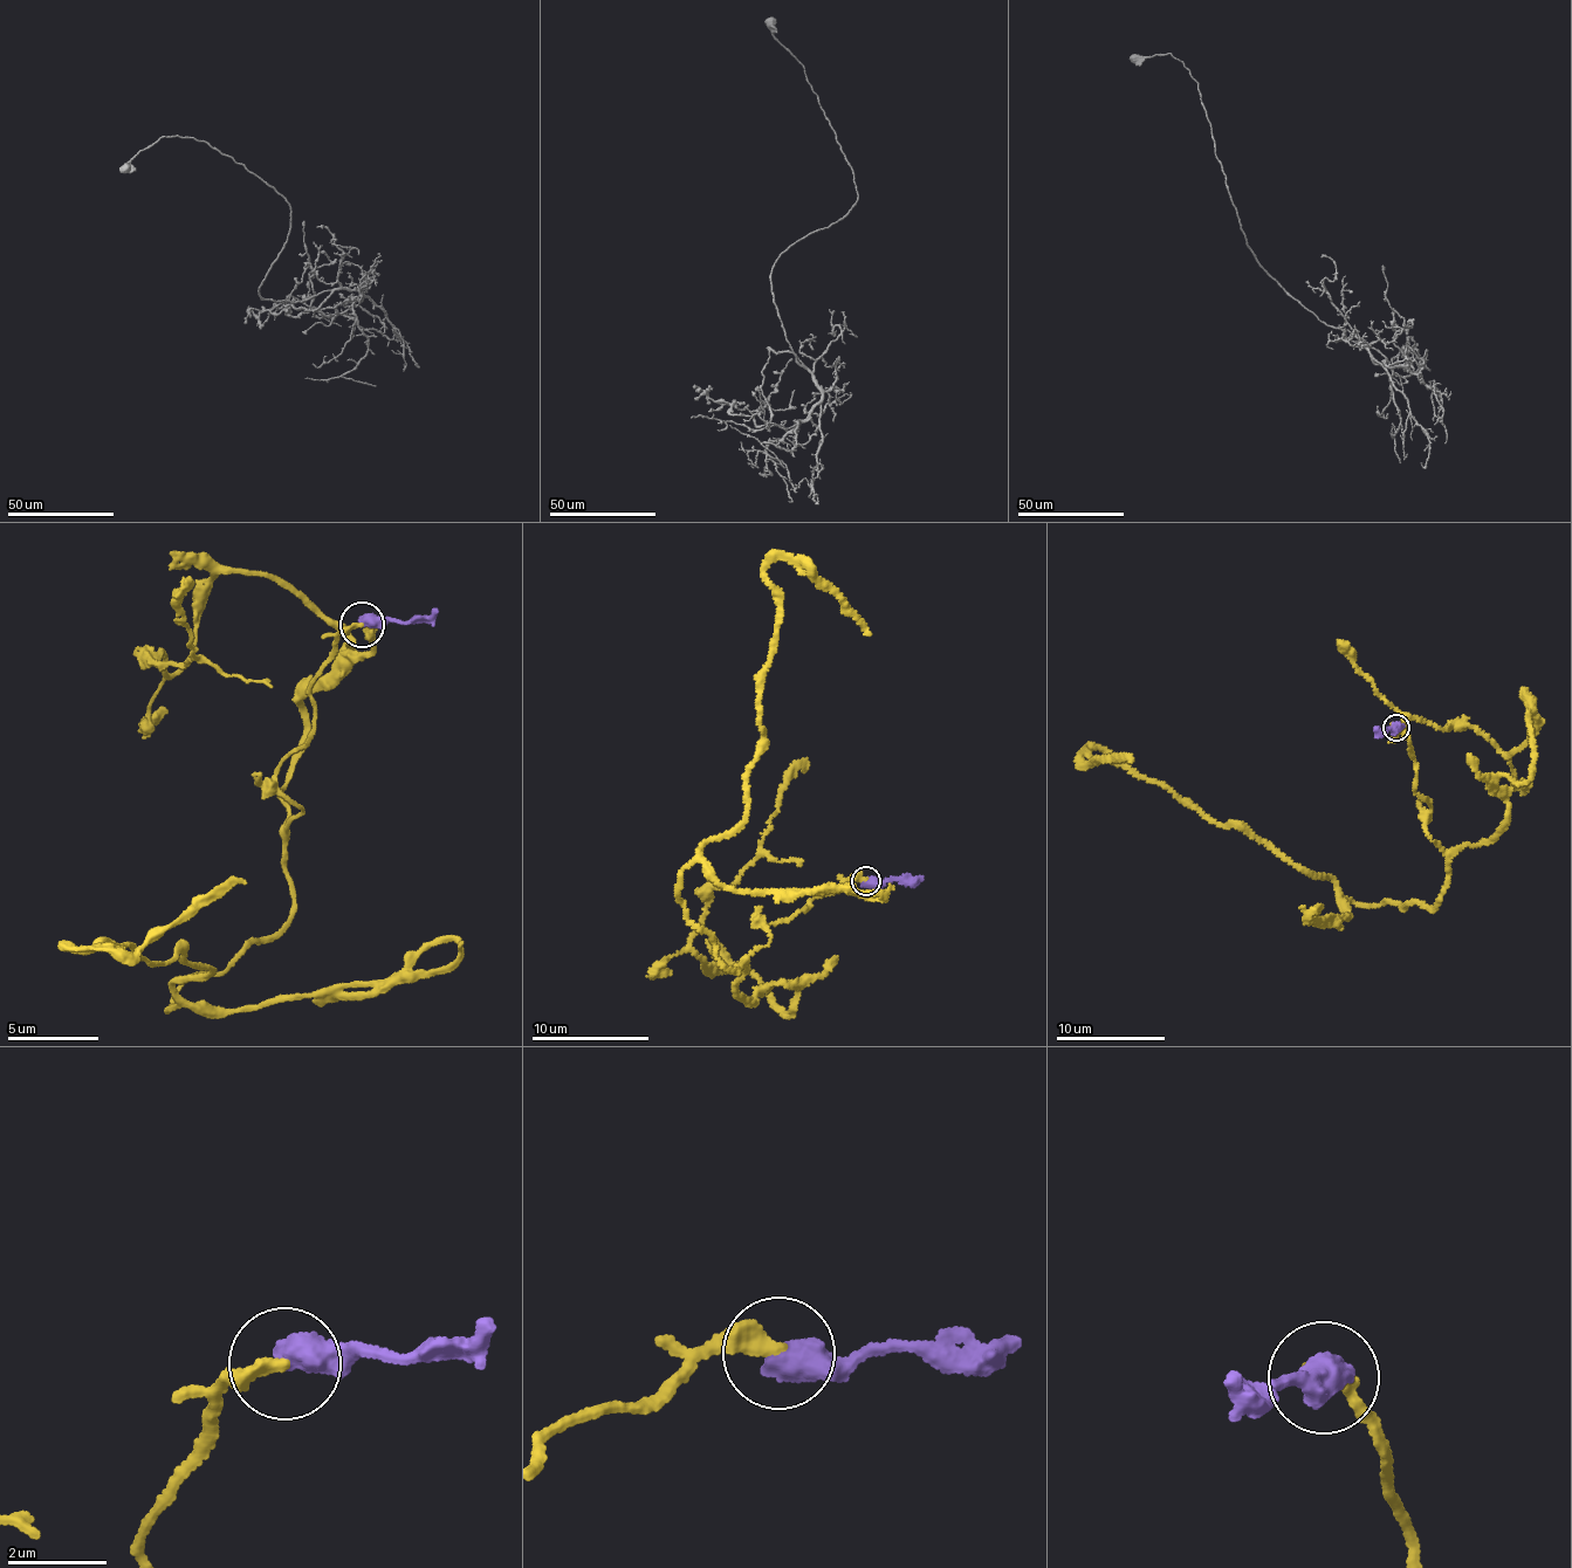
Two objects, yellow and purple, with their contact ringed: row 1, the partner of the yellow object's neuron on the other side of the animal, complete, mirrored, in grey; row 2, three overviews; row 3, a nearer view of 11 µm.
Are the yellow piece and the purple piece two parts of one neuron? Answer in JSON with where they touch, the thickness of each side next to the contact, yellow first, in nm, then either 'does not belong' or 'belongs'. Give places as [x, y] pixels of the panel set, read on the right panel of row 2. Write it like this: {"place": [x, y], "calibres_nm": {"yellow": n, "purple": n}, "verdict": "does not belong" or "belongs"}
{"place": [1397, 727], "calibres_nm": {"yellow": 300, "purple": 650}, "verdict": "belongs"}

